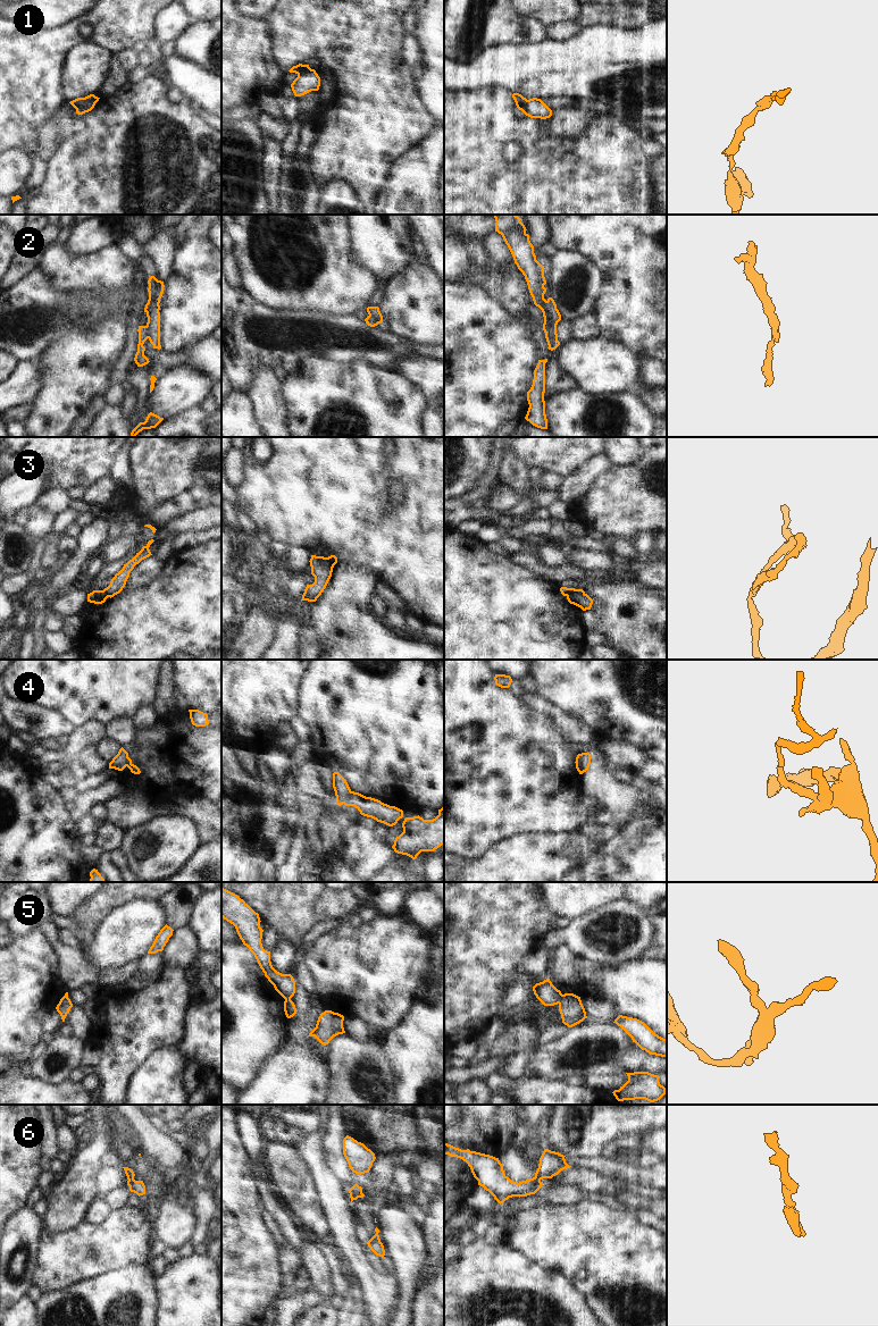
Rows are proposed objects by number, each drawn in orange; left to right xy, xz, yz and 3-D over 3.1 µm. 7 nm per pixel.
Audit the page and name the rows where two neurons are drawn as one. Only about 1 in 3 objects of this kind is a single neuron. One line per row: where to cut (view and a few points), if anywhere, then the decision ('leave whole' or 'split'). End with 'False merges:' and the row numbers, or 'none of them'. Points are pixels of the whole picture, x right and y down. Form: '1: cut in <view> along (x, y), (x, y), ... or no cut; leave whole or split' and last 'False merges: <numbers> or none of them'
1: cut in xz along (309, 67), (298, 75); split
2: cut in yz along (545, 301), (548, 317), (555, 326); split
3: cut in yz along (576, 589), (566, 595); split
4: cut in xz along (351, 791), (343, 803); split
5: cut in yz along (562, 995), (558, 1003); split
6: cut in yz along (534, 1177), (540, 1181); split
False merges: 1, 2, 3, 4, 5, 6

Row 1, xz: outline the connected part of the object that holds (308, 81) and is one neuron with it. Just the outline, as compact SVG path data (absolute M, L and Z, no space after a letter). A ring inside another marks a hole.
M315 69L308 70L298 75L291 84L292 91L295 96L304 95L311 91L318 91L320 86L320 77Z

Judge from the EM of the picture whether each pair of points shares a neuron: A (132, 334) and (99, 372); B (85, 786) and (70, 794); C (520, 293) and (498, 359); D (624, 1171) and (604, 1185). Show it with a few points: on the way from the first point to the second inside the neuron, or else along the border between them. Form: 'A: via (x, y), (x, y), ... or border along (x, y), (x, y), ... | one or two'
A: border along (130, 317), (124, 349), (111, 367) | two
B: border along (74, 787), (77, 792) | two
C: border along (493, 298), (519, 321) | two
D: border along (588, 1168), (599, 1171), (613, 1178) | two

